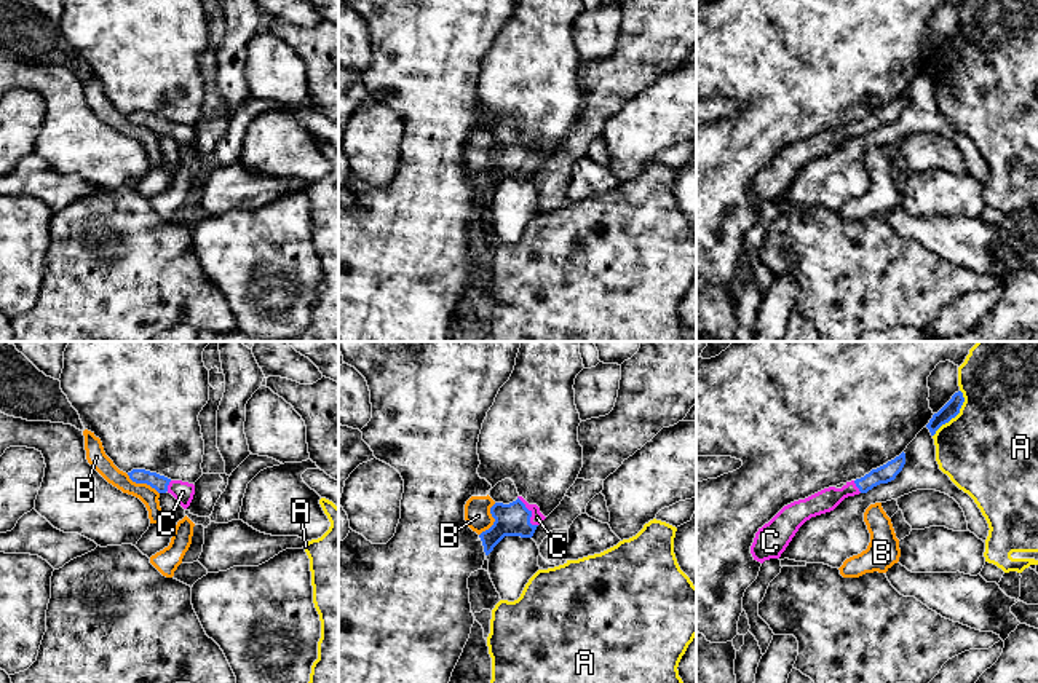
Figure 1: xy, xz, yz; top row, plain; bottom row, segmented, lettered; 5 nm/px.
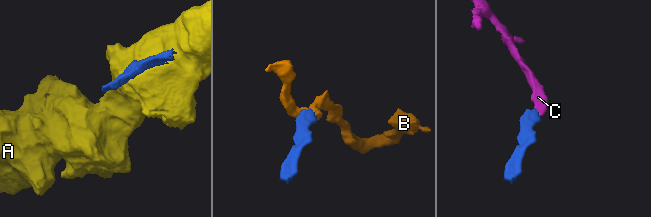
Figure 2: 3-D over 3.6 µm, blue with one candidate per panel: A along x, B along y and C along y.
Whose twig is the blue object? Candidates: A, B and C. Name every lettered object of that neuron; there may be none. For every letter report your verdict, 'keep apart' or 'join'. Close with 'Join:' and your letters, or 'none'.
A: keep apart
B: keep apart
C: join
Join: C

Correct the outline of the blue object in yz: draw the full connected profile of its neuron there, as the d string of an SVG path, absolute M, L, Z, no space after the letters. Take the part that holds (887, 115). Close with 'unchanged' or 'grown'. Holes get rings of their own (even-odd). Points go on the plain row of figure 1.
M902 94L886 107L872 112L861 121L846 124L842 131L829 129L805 142L784 148L768 166L755 176L751 188L754 203L763 206L770 201L779 201L798 171L811 160L834 153L845 140L867 136L880 126L896 121L905 107Z | grown

